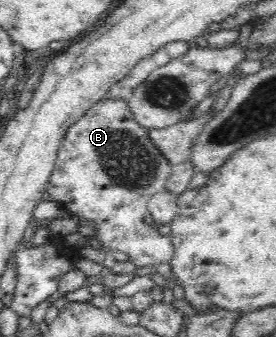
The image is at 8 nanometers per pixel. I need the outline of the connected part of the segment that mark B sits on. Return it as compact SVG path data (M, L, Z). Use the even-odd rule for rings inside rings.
M106 95L101 100L98 100L94 105L90 106L84 112L84 115L81 115L80 119L70 125L70 127L66 130L66 133L64 133L63 138L61 139L61 144L58 146L52 173L50 174L48 183L46 184L46 191L50 193L50 199L52 201L57 202L69 212L75 213L78 217L92 221L93 225L90 227L89 231L91 232L91 229L93 229L94 232L91 246L94 245L98 253L106 255L112 251L123 251L129 256L129 261L133 262L135 266L148 266L165 261L170 262L170 258L174 253L170 238L167 235L161 235L157 232L157 230L152 227L152 224L146 223L144 216L149 213L147 203L150 201L150 198L155 193L166 190L167 179L170 177L170 172L172 171L171 166L172 165L170 165L168 158L164 156L164 154L160 152L160 149L156 147L156 144L152 142L152 138L150 138L150 130L142 127L142 125L136 121L136 118L134 118L134 114L132 114L132 110L130 109L130 104L128 104L128 100L123 97L108 98L108 95Z

